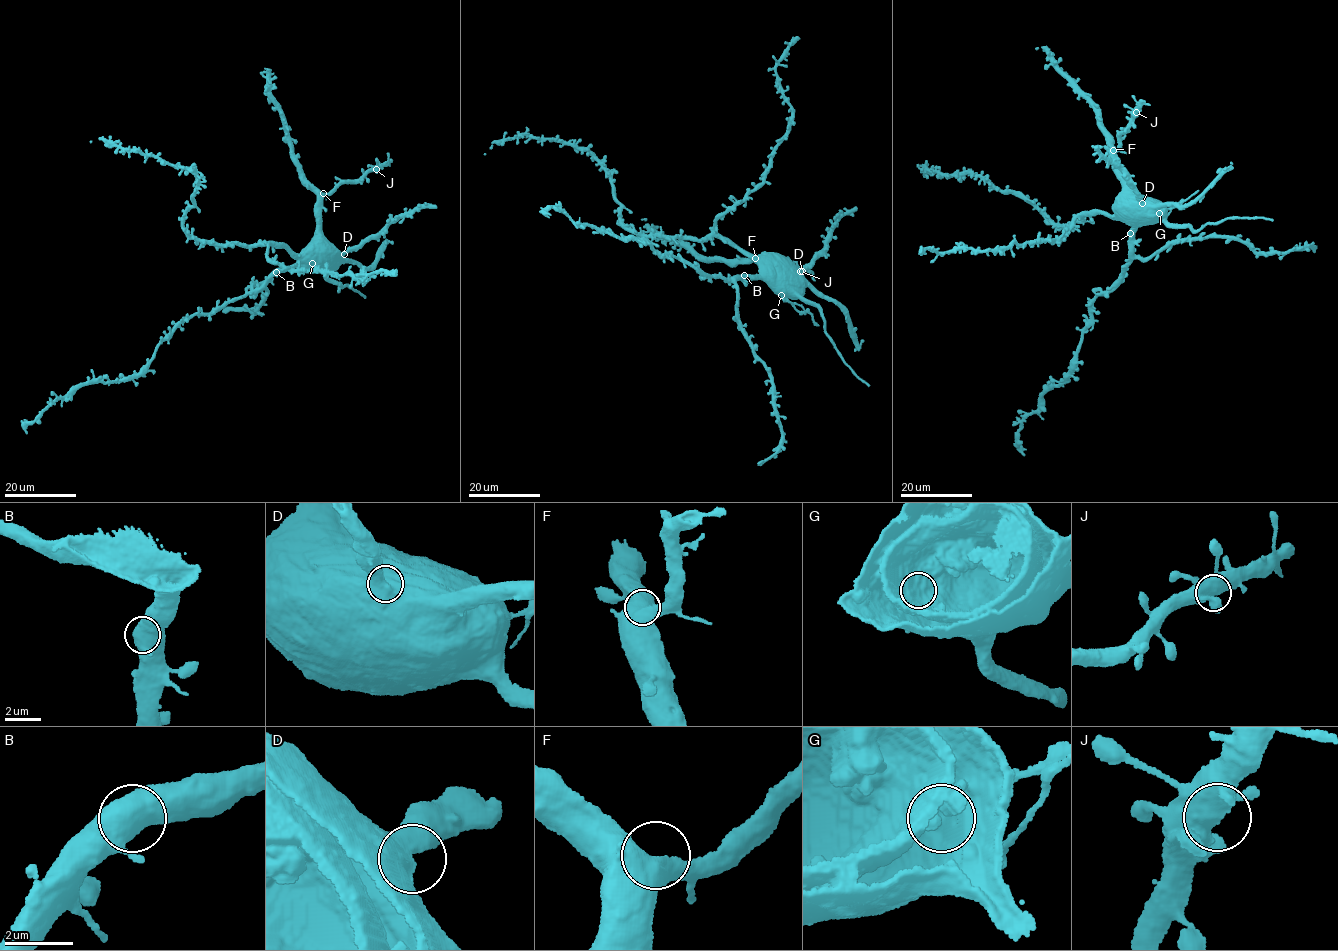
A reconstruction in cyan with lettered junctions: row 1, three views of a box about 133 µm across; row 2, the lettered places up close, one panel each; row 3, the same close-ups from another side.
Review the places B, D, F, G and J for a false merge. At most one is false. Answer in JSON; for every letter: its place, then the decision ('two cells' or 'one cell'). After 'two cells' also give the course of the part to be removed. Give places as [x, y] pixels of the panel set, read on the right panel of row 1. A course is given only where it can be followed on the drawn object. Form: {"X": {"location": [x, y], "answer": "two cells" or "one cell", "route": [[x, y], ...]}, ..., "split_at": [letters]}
{"B": {"location": [1130, 233], "answer": "one cell"}, "D": {"location": [1142, 203], "answer": "one cell"}, "F": {"location": [1113, 150], "answer": "one cell"}, "G": {"location": [1159, 213], "answer": "two cells", "route": [[1159, 213], [1198, 191]]}, "J": {"location": [1136, 112], "answer": "one cell"}, "split_at": ["G"]}

